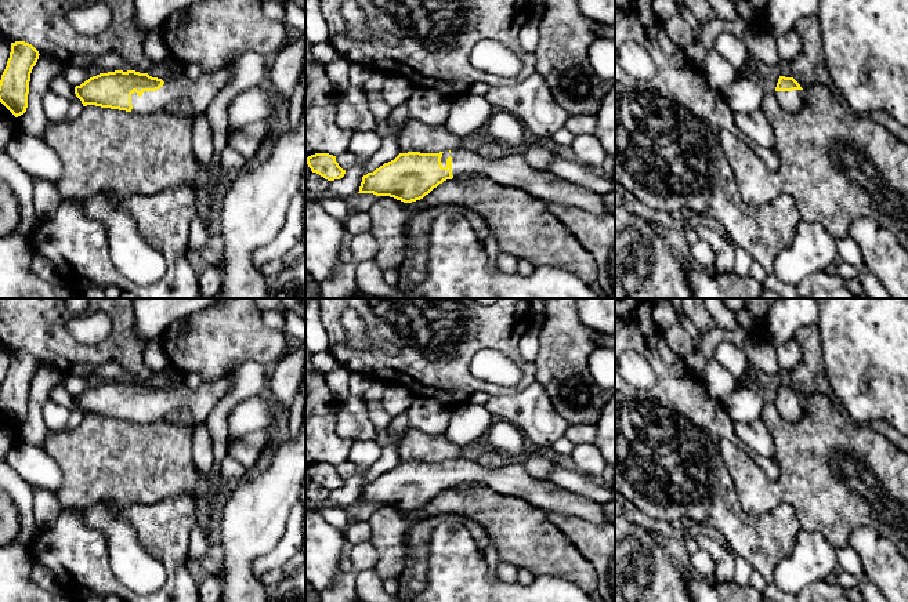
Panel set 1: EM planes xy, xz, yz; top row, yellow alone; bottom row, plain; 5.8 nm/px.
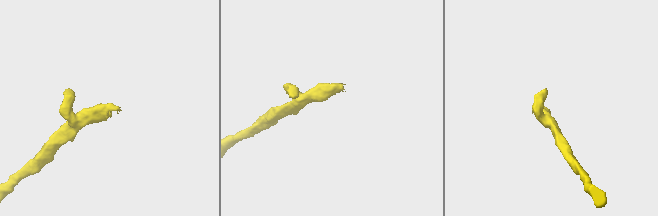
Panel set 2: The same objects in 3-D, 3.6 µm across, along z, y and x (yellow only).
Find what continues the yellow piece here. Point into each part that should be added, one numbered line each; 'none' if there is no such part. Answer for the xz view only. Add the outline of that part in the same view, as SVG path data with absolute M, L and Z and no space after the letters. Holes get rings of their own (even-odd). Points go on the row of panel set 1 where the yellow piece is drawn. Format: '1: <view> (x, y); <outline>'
1: xz (512, 170); M463 148L446 150L441 157L442 167L446 167L449 156L452 157L453 178L478 174L499 185L520 188L547 203L569 204L593 214L608 214L601 193L561 179L549 170L543 171L529 166L520 150L509 150L498 160L485 159L477 152L469 152Z

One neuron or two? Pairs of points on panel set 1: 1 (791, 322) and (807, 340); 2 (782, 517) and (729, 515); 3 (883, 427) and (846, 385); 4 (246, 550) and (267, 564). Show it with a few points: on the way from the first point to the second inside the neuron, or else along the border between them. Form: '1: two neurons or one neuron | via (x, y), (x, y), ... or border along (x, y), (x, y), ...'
1: two neurons | border along (816, 323), (802, 326), (792, 337)
2: one neuron | via (769, 526), (742, 526)
3: two neurons | border along (867, 424), (874, 420), (885, 420), (893, 428)
4: two neurons | border along (282, 536), (254, 561), (257, 577)

